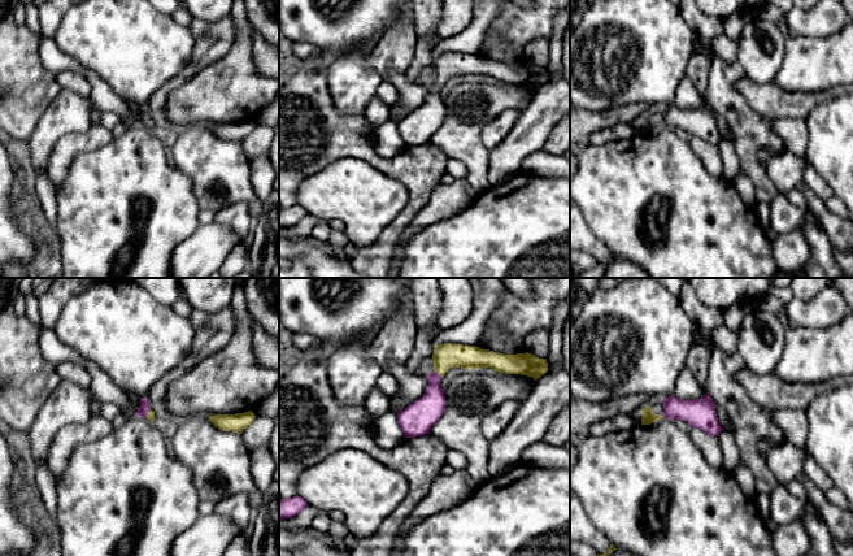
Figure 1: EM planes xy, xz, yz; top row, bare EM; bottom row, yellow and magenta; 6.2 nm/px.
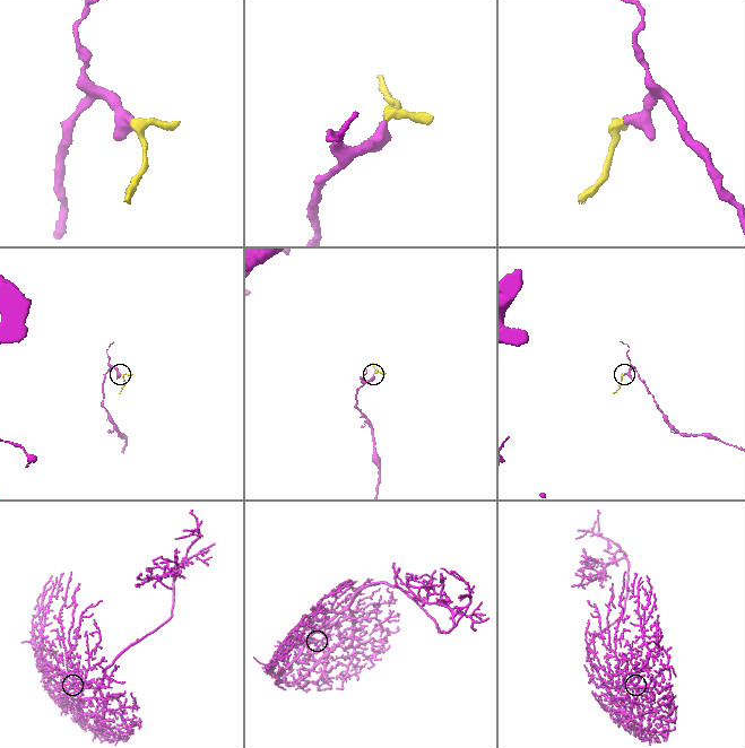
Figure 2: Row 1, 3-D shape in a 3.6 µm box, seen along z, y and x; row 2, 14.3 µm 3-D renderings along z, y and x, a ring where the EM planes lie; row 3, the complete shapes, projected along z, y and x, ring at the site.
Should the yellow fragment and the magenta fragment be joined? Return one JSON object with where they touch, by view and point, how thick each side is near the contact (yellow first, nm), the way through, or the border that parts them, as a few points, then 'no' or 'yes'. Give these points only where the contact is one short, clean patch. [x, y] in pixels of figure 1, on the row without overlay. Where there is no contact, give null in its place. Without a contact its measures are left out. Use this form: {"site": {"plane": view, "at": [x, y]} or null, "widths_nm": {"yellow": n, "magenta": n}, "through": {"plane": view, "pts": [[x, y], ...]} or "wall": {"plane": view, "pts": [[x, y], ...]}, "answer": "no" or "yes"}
{"site": {"plane": "xz", "at": [438, 82]}, "widths_nm": {"yellow": 160, "magenta": 180}, "through": {"plane": "xz", "pts": [[445, 65], [438, 82], [434, 111], [426, 120]]}, "answer": "yes"}

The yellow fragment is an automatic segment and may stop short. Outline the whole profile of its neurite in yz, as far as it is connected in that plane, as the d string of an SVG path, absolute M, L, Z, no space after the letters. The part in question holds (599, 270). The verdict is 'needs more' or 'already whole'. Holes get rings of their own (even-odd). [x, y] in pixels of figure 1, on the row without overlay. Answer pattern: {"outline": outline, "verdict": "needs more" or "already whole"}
{"outline": "M612 252L606 262L602 264L597 262L595 268L579 274L576 278L604 278L606 266L615 259L617 257Z", "verdict": "already whole"}

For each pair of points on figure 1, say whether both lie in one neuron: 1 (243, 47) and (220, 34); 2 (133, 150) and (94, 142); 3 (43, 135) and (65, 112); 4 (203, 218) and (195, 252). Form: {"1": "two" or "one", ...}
{"1": "two", "2": "two", "3": "one", "4": "two"}

